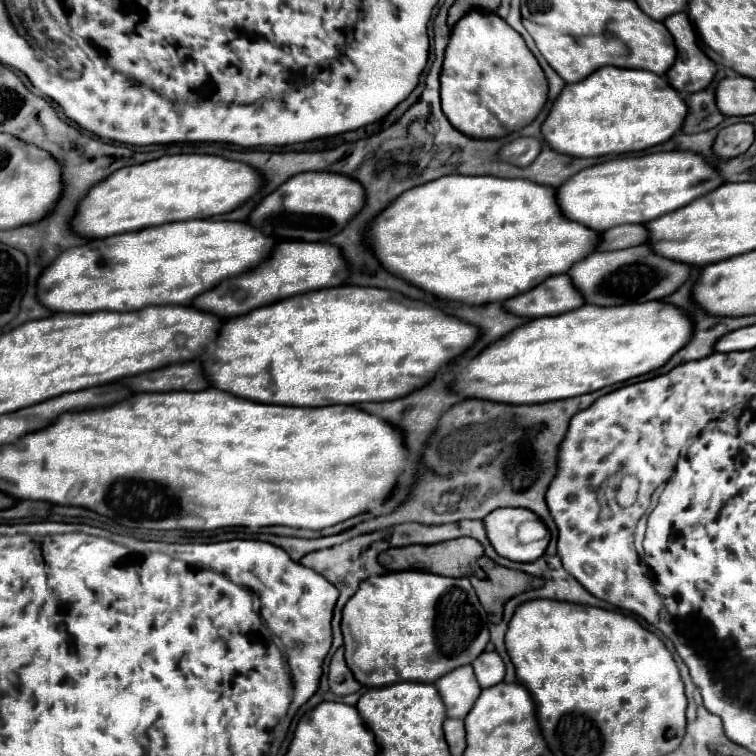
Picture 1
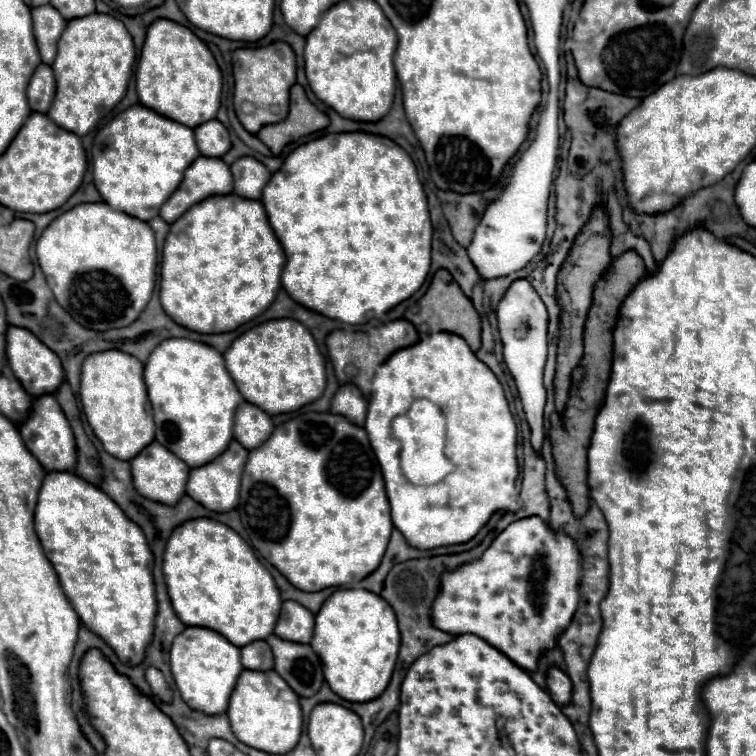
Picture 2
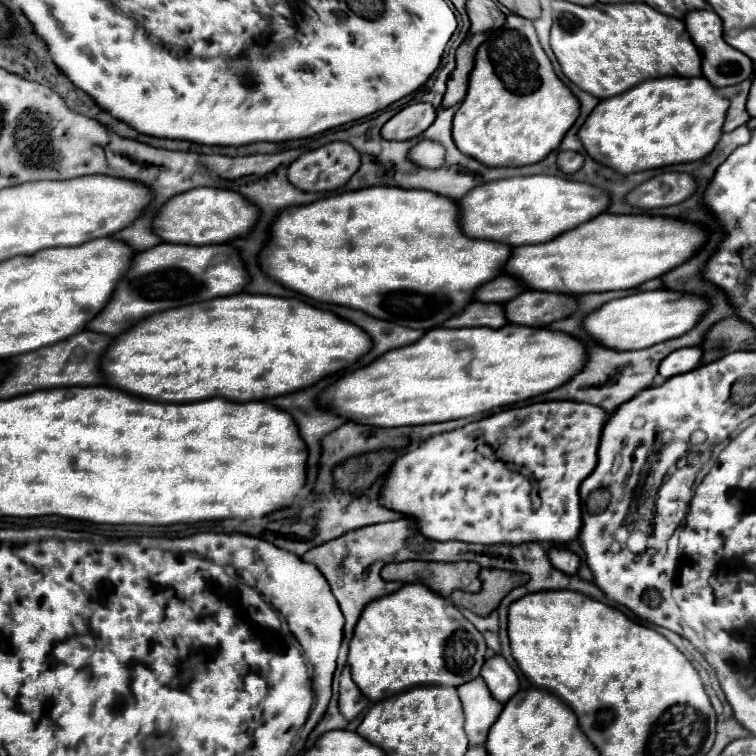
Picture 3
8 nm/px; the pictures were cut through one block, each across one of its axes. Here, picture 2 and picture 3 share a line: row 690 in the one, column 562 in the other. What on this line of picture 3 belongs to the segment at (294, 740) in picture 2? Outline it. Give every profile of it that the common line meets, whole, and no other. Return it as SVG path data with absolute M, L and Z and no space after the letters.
M598 214L592 222L584 222L584 226L576 226L576 230L568 230L568 234L560 234L552 242L544 242L540 246L518 246L512 248L512 254L504 266L504 274L516 274L516 278L524 278L528 288L532 290L560 290L560 294L592 294L592 292L608 292L608 290L630 290L640 286L646 280L658 278L664 272L680 266L706 242L706 230L698 224L690 224L684 220L662 218L662 216L646 216L646 214Z

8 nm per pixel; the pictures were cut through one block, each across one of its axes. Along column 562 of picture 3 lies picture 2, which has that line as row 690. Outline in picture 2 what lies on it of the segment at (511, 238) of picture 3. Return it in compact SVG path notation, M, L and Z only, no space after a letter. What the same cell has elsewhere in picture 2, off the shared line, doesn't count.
M188 626L172 642L170 670L172 670L174 682L182 700L190 708L202 710L206 714L222 714L228 710L230 694L242 672L240 648L230 644L224 636L220 636L218 632L210 628Z

